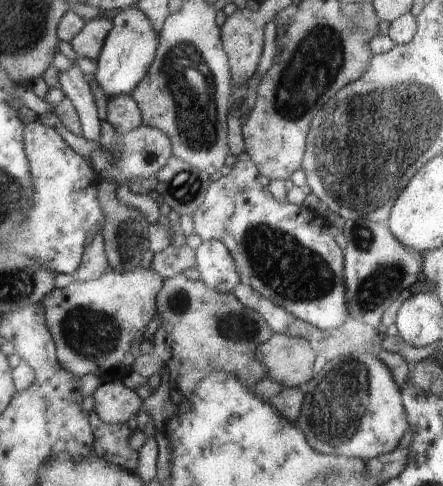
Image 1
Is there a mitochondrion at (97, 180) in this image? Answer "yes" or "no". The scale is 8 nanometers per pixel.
no

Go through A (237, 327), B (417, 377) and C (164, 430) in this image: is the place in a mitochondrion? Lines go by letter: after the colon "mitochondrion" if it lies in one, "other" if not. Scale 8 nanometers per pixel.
A: mitochondrion
B: other
C: other

